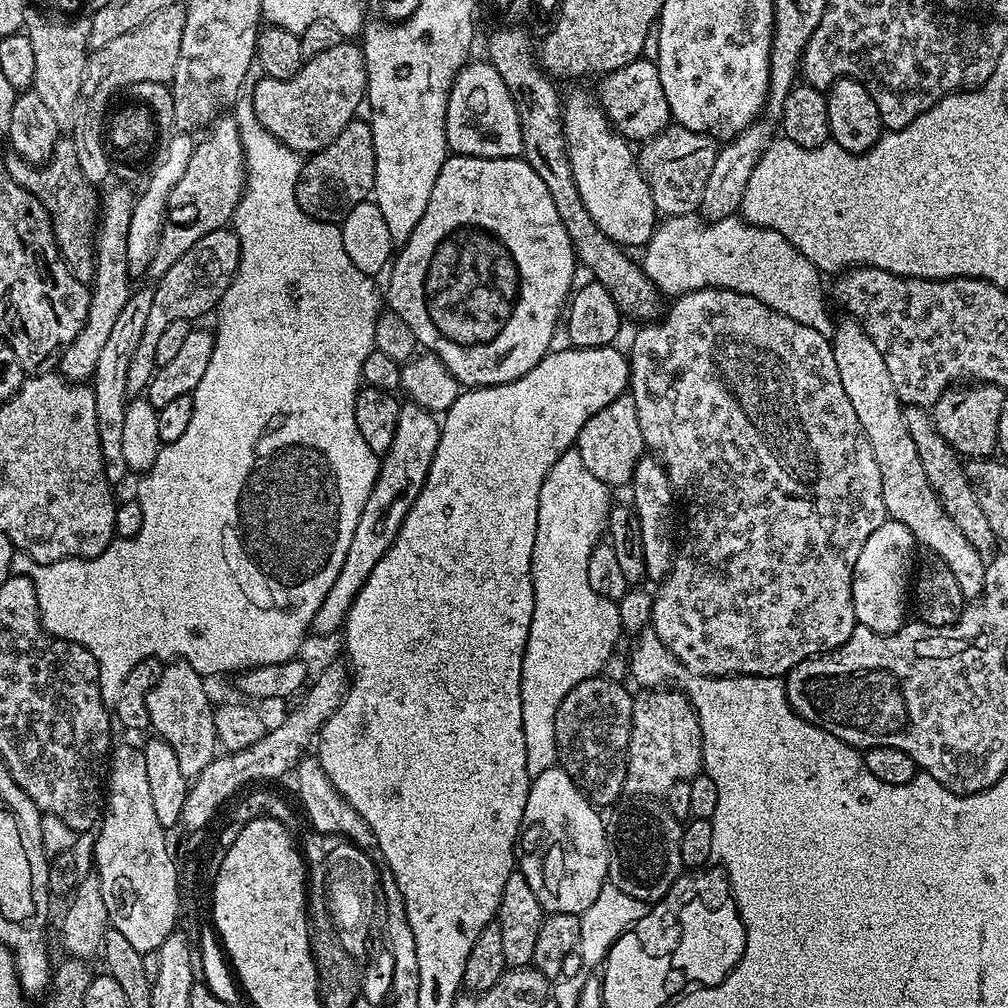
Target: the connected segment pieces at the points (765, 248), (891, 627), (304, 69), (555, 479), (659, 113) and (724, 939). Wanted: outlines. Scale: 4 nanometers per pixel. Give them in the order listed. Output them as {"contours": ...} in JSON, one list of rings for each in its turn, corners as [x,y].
{"contours":[[[[694,214],[673,216],[657,225],[643,252],[644,258],[641,258],[640,265],[663,295],[670,294],[669,297],[675,298],[696,289],[726,288],[732,292],[756,297],[775,312],[800,325],[809,326],[823,336],[831,337],[835,333],[835,323],[831,320],[826,306],[820,270],[777,231],[760,228],[738,216],[714,221],[706,221]]],[[[891,518],[866,538],[866,546],[862,546],[862,554],[858,554],[858,562],[854,562],[852,571],[854,614],[859,627],[869,628],[883,636],[904,627],[904,615],[910,612],[910,585],[914,580],[916,552],[918,545],[914,534],[910,534],[902,522]]],[[[341,42],[322,54],[309,56],[294,78],[279,80],[264,76],[250,92],[252,109],[274,134],[290,150],[311,154],[330,146],[350,121],[357,119],[368,91],[368,66],[364,62],[364,50],[359,43]]],[[[573,450],[562,454],[562,458],[558,458],[558,462],[554,462],[554,466],[550,466],[550,470],[546,474],[546,482],[542,482],[542,490],[538,494],[538,530],[534,538],[534,554],[532,555],[534,618],[530,622],[526,654],[522,658],[522,682],[520,683],[520,693],[522,694],[522,734],[526,738],[526,770],[529,777],[542,774],[542,770],[550,770],[557,767],[556,755],[558,754],[558,746],[556,745],[556,735],[554,734],[554,718],[558,714],[558,706],[562,706],[566,694],[570,694],[570,690],[574,690],[574,686],[578,686],[578,682],[603,673],[606,666],[606,658],[610,658],[610,654],[617,651],[619,644],[616,643],[619,642],[620,638],[622,639],[617,601],[602,598],[602,594],[594,594],[594,590],[590,586],[590,578],[586,578],[586,566],[590,566],[590,554],[594,550],[594,546],[601,543],[608,526],[608,513],[614,507],[614,499],[612,500],[612,496],[608,492],[611,492],[609,485],[598,482],[598,478],[594,478],[594,474],[590,474],[590,470],[586,470],[586,465],[582,463],[582,458]]],[[[643,58],[630,62],[617,72],[607,73],[603,77],[598,91],[600,107],[608,116],[612,127],[629,142],[643,142],[652,139],[669,127],[672,115],[662,90],[662,78],[658,78],[658,66],[655,60]]],[[[720,890],[702,894],[692,892],[692,898],[678,908],[678,950],[674,962],[680,966],[680,989],[684,993],[722,983],[742,958],[746,946],[744,923],[736,902],[720,902]]]]}

